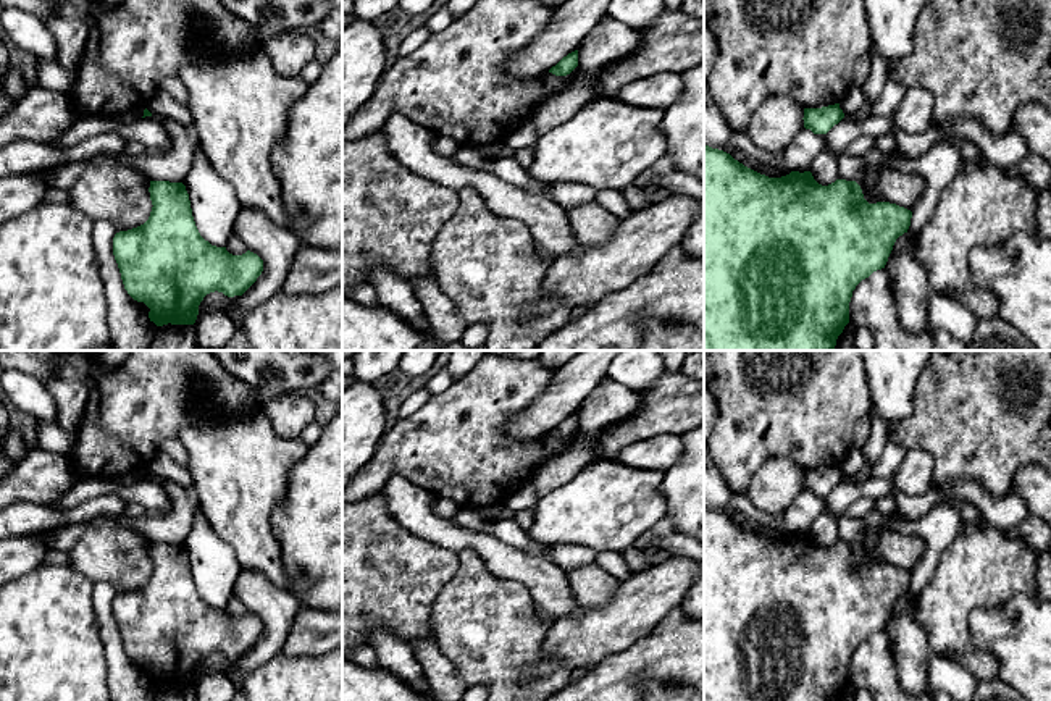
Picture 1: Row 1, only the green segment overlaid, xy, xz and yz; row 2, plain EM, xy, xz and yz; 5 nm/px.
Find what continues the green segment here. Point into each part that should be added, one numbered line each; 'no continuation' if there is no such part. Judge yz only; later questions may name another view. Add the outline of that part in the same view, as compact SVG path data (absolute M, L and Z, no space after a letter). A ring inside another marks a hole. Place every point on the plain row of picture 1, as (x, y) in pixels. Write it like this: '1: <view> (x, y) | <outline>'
no continuation

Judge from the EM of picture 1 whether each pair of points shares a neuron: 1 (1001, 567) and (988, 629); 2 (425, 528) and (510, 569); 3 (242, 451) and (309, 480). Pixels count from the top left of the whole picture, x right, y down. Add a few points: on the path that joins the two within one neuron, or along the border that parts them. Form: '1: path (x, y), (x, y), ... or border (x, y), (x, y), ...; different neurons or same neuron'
1: border (1029, 595), (977, 608), (969, 638); different neurons
2: path (446, 533), (456, 538), (477, 540), (489, 548); same neuron
3: border (309, 448), (293, 469), (288, 490), (276, 507); different neurons

